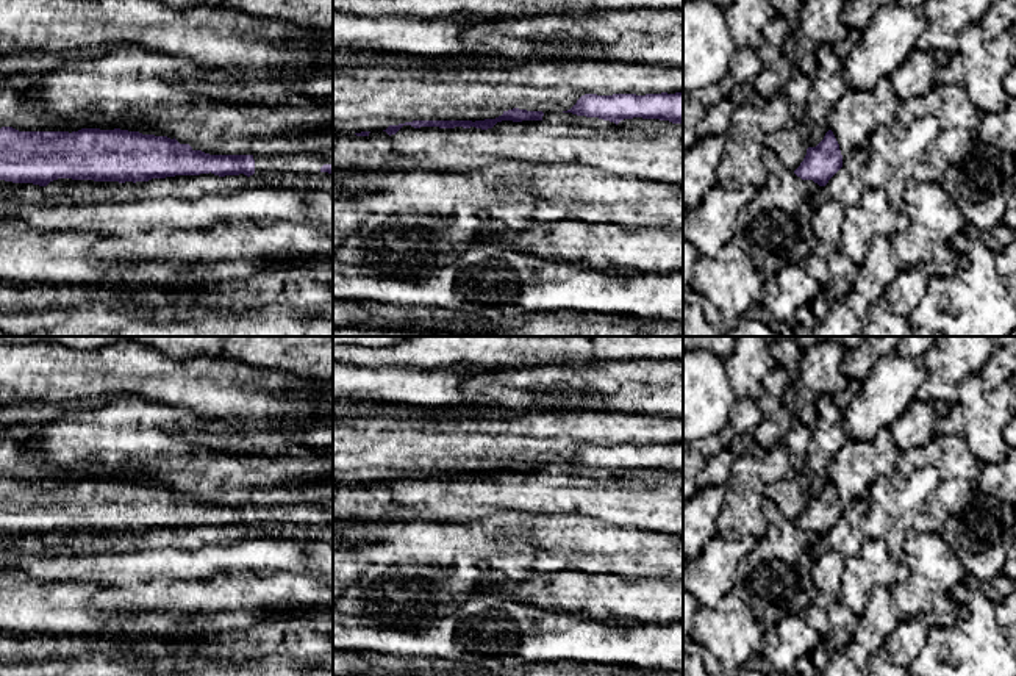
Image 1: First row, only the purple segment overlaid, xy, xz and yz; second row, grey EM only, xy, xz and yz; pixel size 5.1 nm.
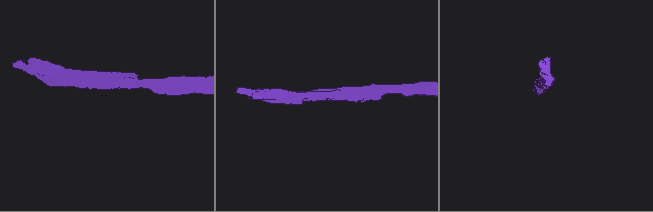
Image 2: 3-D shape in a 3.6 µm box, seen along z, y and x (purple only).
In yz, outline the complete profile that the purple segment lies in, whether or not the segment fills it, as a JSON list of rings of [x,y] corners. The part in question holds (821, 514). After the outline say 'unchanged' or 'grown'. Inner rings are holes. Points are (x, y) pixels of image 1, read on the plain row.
[[[832,480],[816,498],[808,498],[800,516],[794,521],[802,530],[813,530],[825,537],[828,530],[842,518],[839,494]]]; unchanged

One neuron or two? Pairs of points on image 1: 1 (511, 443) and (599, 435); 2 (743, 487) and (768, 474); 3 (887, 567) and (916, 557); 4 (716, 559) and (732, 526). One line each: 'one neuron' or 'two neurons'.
1: one neuron
2: one neuron
3: two neurons
4: two neurons

